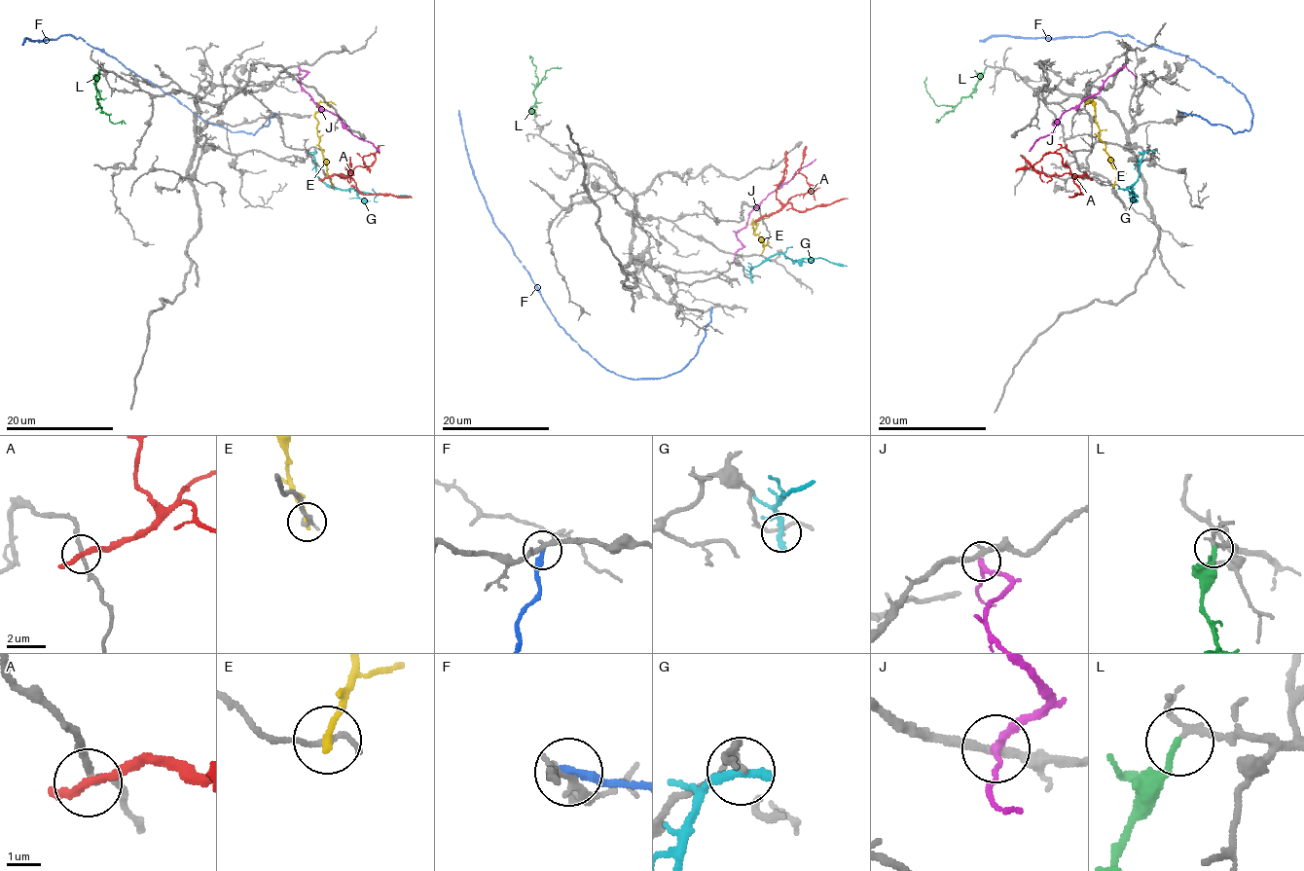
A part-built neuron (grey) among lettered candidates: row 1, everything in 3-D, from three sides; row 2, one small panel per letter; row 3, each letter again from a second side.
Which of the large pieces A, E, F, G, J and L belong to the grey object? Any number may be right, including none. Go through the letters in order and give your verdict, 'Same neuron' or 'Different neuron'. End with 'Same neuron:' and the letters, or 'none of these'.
A: Different neuron
E: Different neuron
F: Different neuron
G: Different neuron
J: Different neuron
L: Same neuron
Same neuron: L

